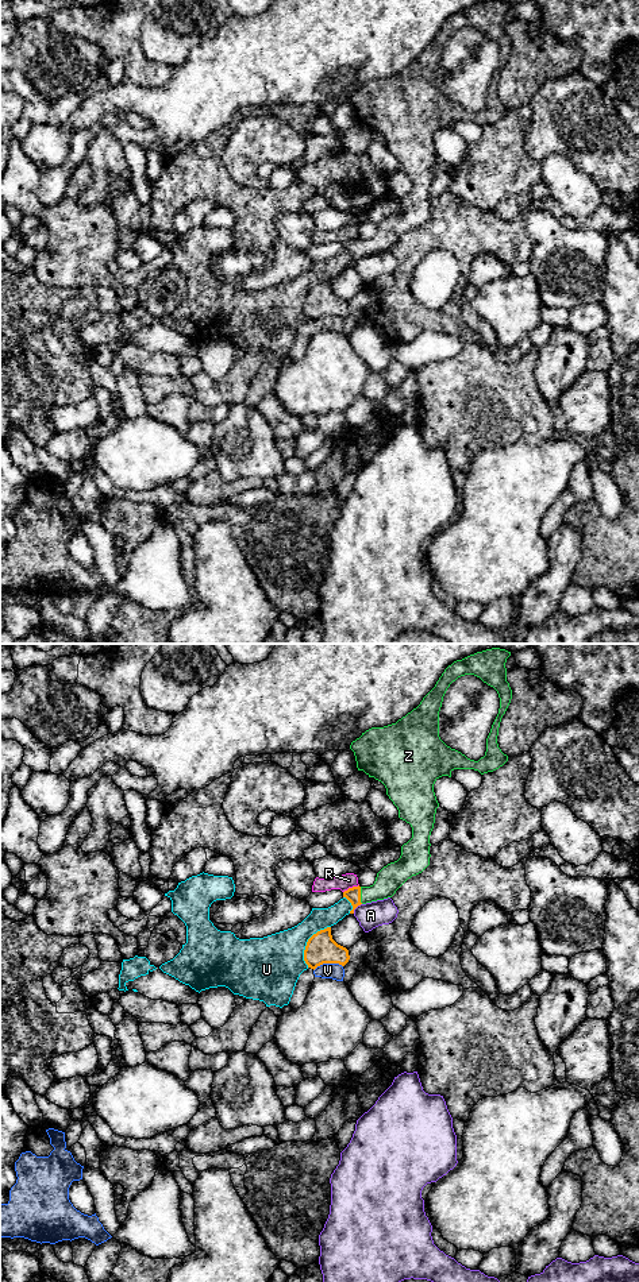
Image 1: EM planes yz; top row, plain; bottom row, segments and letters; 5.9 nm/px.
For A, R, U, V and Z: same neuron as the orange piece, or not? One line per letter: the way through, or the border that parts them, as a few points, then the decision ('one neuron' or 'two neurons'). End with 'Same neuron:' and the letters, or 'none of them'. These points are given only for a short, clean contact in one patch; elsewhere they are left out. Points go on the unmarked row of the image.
A: two neurons
R: border along yz (358, 236), (343, 244); two neurons
U: two neurons
V: two neurons
Z: runs through yz (353, 247), (360, 247), (376, 244), (389, 231); one neuron
Same neuron: Z

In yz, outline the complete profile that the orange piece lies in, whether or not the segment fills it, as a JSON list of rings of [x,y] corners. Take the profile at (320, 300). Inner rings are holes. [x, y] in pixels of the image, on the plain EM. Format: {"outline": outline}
{"outline": [[[331,279],[313,286],[304,302],[304,313],[313,323],[323,316],[339,316],[344,318],[349,312],[349,302],[332,291]]]}

